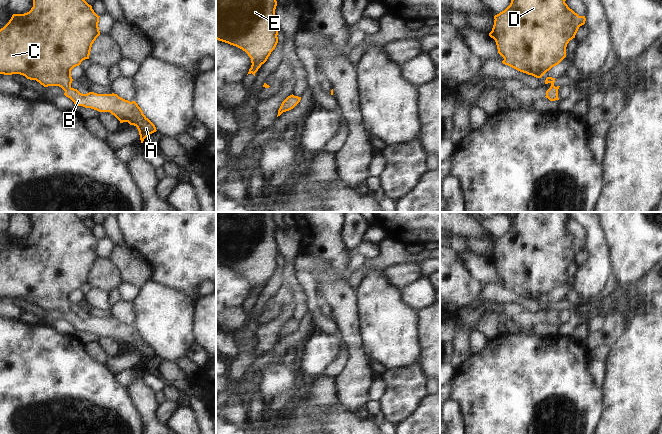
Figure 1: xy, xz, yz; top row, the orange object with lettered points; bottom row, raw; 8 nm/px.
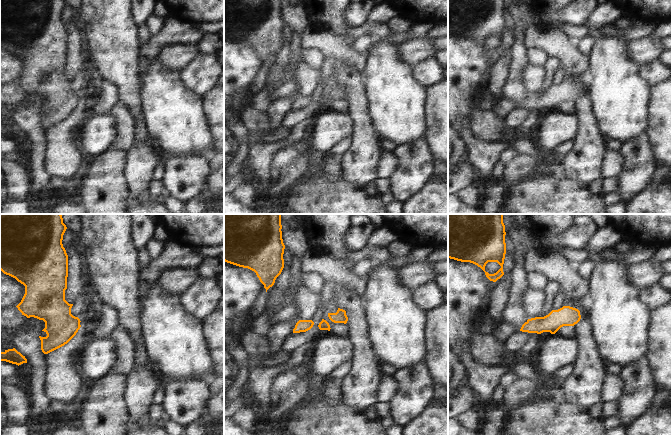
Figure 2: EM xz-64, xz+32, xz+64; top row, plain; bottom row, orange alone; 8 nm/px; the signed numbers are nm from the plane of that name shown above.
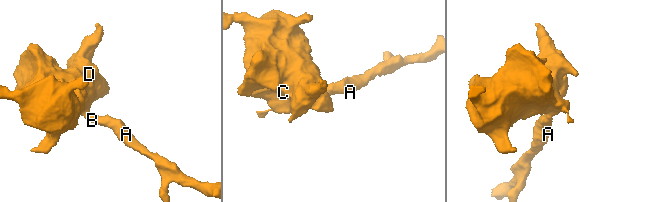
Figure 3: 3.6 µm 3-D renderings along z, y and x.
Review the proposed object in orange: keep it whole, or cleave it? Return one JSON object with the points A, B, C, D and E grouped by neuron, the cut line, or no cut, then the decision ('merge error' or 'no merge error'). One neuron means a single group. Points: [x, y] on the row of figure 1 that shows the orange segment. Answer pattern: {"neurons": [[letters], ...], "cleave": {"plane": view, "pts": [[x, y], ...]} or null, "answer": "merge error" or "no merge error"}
{"neurons": [["A", "B", "C", "D", "E"]], "cleave": null, "answer": "no merge error"}

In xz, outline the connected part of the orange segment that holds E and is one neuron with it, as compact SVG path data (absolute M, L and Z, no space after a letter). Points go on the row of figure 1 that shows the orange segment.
M216 0L216 39L245 51L251 58L248 74L258 71L278 43L276 0Z

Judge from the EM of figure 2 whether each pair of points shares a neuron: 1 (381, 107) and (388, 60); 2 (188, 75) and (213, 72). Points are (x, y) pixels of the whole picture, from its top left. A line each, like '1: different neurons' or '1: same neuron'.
1: same neuron
2: same neuron

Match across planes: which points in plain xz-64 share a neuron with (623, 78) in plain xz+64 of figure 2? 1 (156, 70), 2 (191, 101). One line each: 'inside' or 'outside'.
1: inside
2: inside

